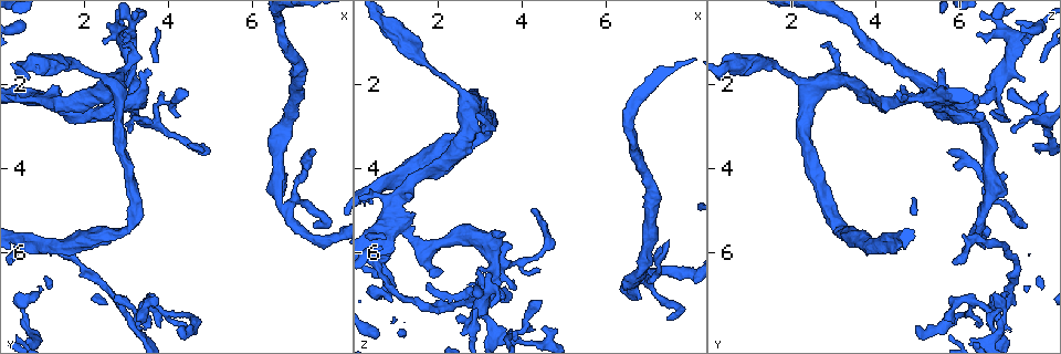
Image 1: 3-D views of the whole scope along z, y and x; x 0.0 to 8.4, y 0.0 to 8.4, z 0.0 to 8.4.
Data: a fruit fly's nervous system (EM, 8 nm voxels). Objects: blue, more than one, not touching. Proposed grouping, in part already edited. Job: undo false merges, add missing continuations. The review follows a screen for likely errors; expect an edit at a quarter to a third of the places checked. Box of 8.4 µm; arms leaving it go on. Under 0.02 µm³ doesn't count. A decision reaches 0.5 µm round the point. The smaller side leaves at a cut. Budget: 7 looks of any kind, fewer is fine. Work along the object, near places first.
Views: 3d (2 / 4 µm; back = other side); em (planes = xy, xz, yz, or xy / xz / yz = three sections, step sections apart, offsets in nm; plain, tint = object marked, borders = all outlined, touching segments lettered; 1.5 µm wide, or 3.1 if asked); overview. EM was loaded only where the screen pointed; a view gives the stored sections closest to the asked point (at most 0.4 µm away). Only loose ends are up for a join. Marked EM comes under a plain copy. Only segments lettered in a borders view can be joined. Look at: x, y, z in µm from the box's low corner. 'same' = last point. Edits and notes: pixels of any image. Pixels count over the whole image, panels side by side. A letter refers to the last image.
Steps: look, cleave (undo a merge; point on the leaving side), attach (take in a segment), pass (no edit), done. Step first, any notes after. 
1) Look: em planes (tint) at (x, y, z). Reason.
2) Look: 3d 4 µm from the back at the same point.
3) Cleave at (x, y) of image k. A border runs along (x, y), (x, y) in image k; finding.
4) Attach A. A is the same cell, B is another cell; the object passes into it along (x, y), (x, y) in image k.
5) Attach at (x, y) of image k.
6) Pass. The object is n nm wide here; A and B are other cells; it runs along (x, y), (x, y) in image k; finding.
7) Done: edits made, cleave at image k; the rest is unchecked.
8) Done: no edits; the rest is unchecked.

Look: em xy step 4 (borders) at (2.90, 1.10, 2.75). Branch stops here.

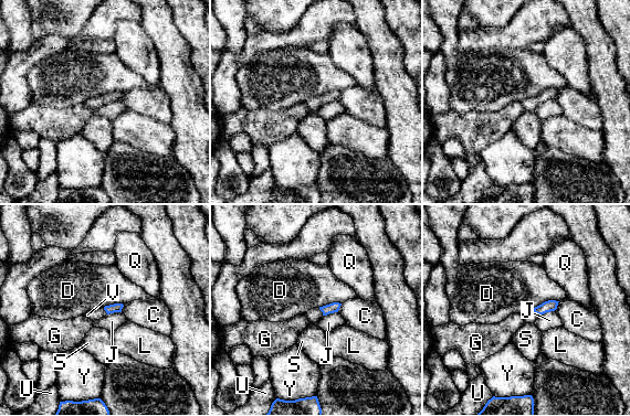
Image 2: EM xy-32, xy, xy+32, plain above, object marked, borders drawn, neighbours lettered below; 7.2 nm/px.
Look: em planes (borders) at the same point.

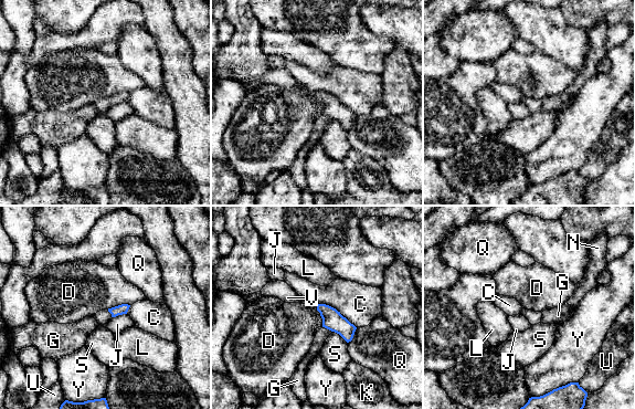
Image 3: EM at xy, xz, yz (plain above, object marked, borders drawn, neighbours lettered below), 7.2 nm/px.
Attach V. V is the same cell, C, D, G, J, K, L, N, Q, S, U and Y are other cells; the neuron continues.

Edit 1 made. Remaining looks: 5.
Look: overview.

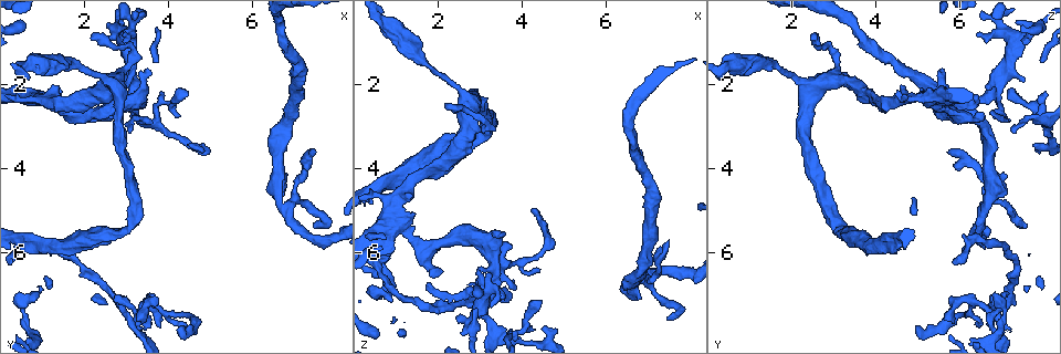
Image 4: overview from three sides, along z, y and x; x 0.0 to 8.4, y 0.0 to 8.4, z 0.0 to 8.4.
Look: em xy step 8 (borders) at (7.40, 5.45, 7.60). Free end.

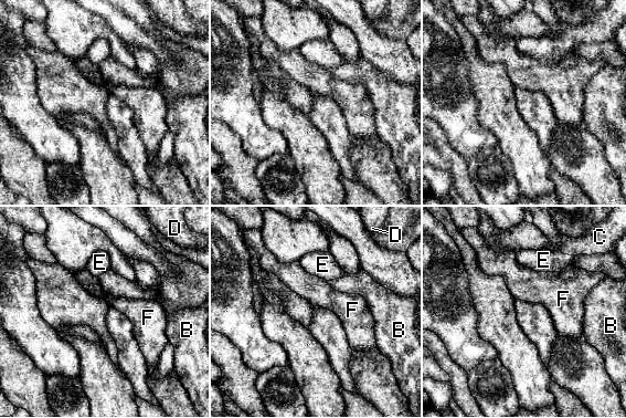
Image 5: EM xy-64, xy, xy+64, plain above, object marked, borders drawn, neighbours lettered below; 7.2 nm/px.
Look: em planes (borders) at the same point. Another direction.

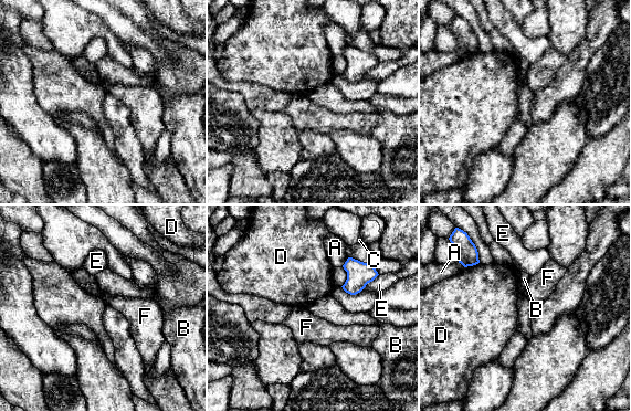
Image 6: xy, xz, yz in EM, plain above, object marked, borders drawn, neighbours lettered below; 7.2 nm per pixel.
Pass. A, B, C, D, E and F are other cells; a border runs along (479, 262), (466, 267) in image 6; none of them fits.

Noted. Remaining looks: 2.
Done: edits made, attach at image 3; the rest is unchecked.

